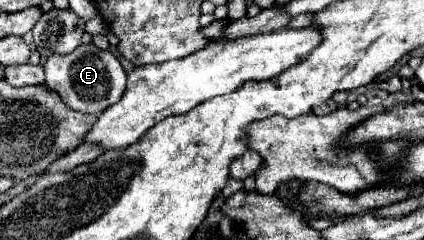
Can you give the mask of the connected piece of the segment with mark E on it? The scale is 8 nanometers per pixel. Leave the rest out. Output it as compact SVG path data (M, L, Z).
M80 44L74 52L66 56L52 54L46 60L44 70L46 70L46 86L56 90L70 108L86 114L104 112L108 106L120 100L126 88L126 72L122 70L118 58L108 50L96 48L94 44Z

